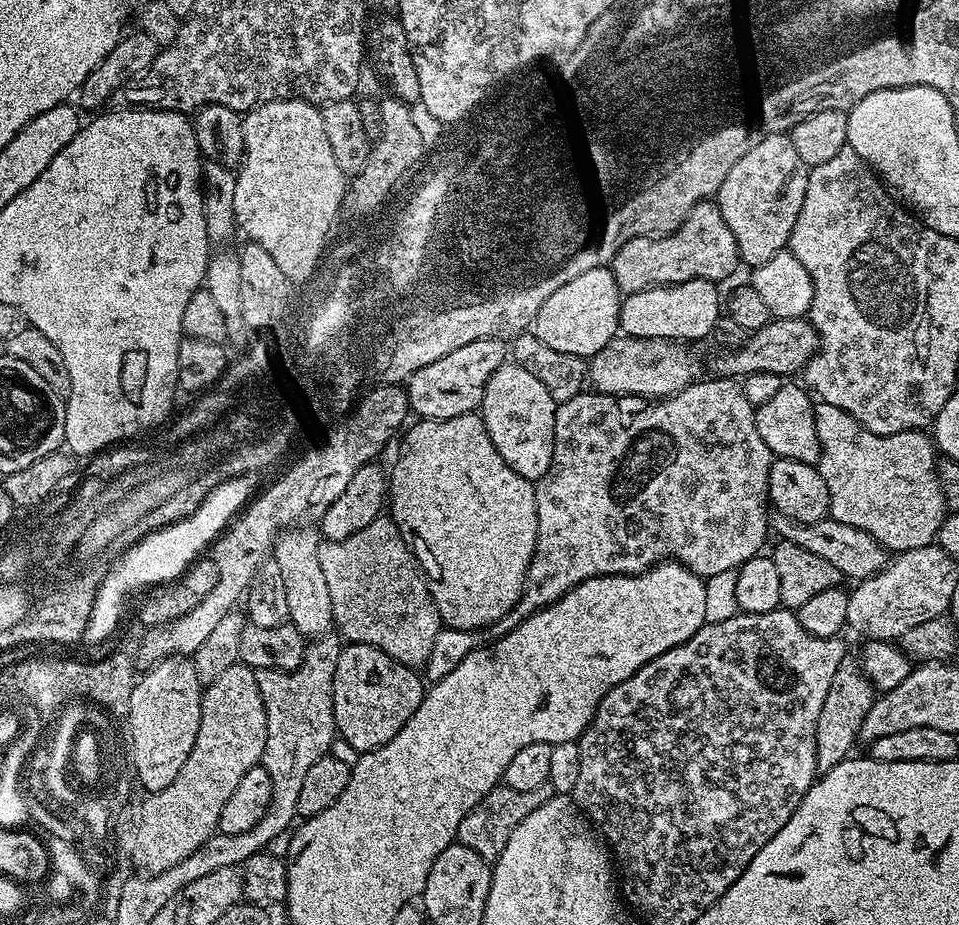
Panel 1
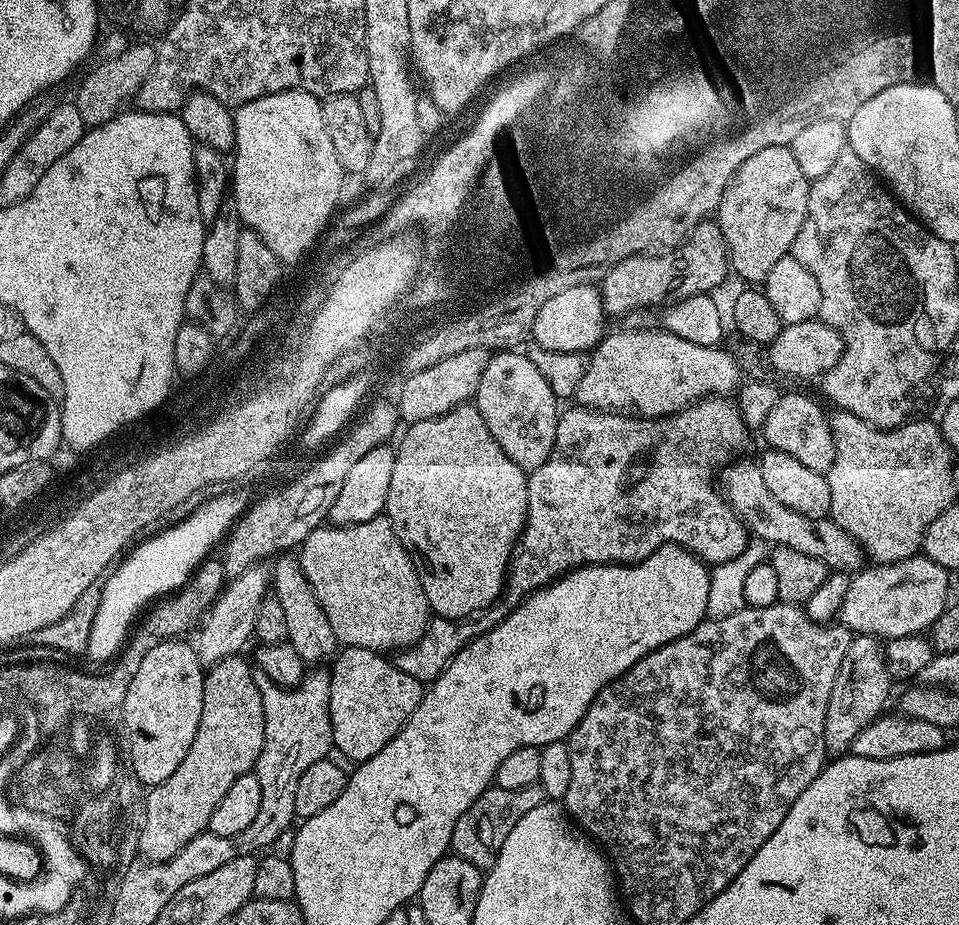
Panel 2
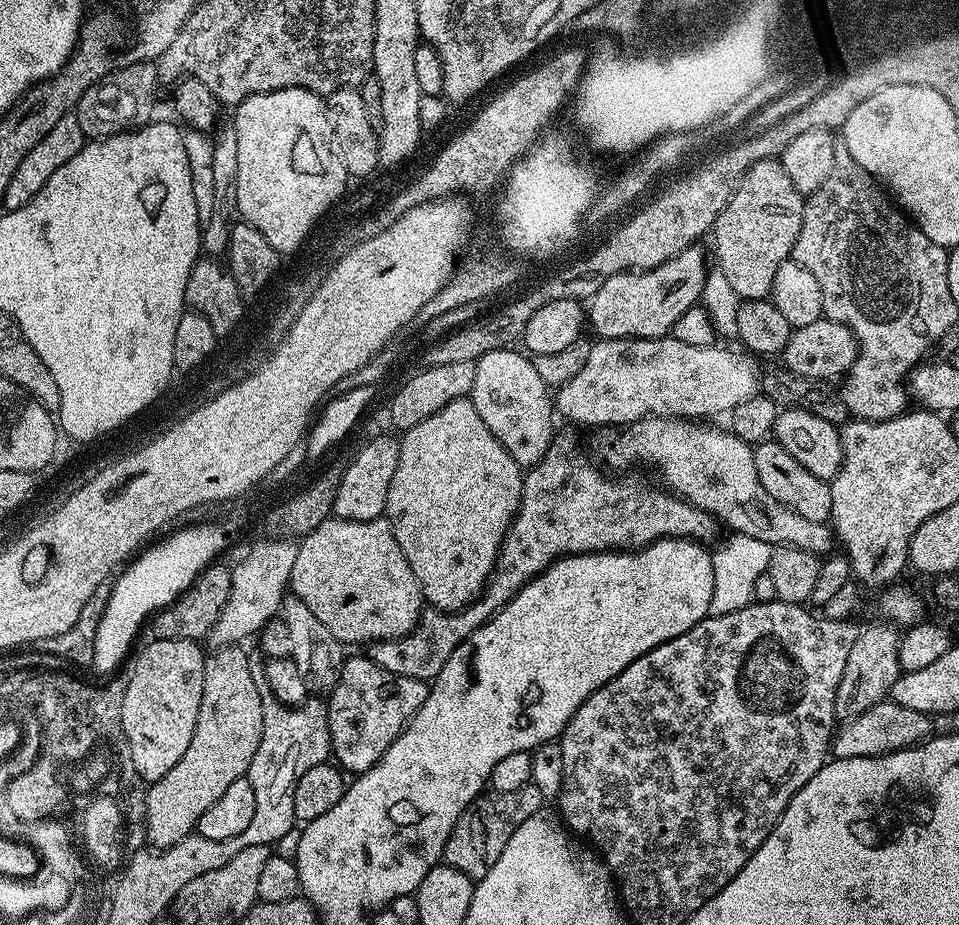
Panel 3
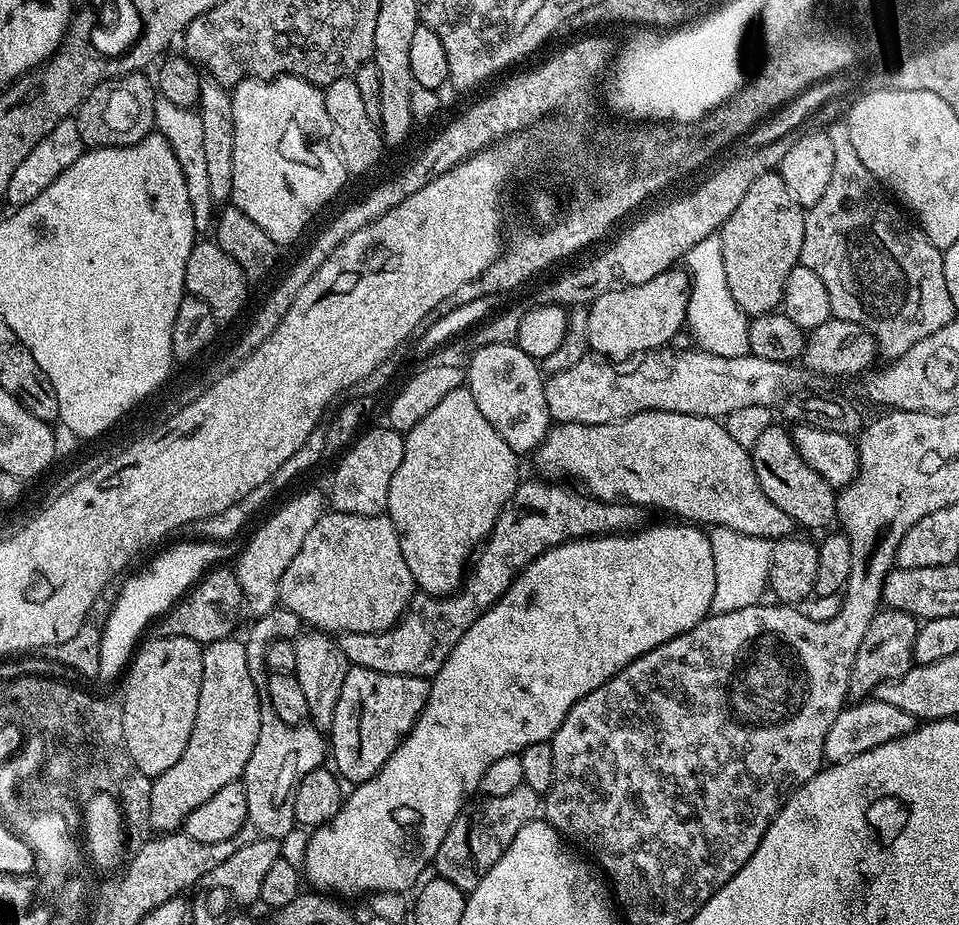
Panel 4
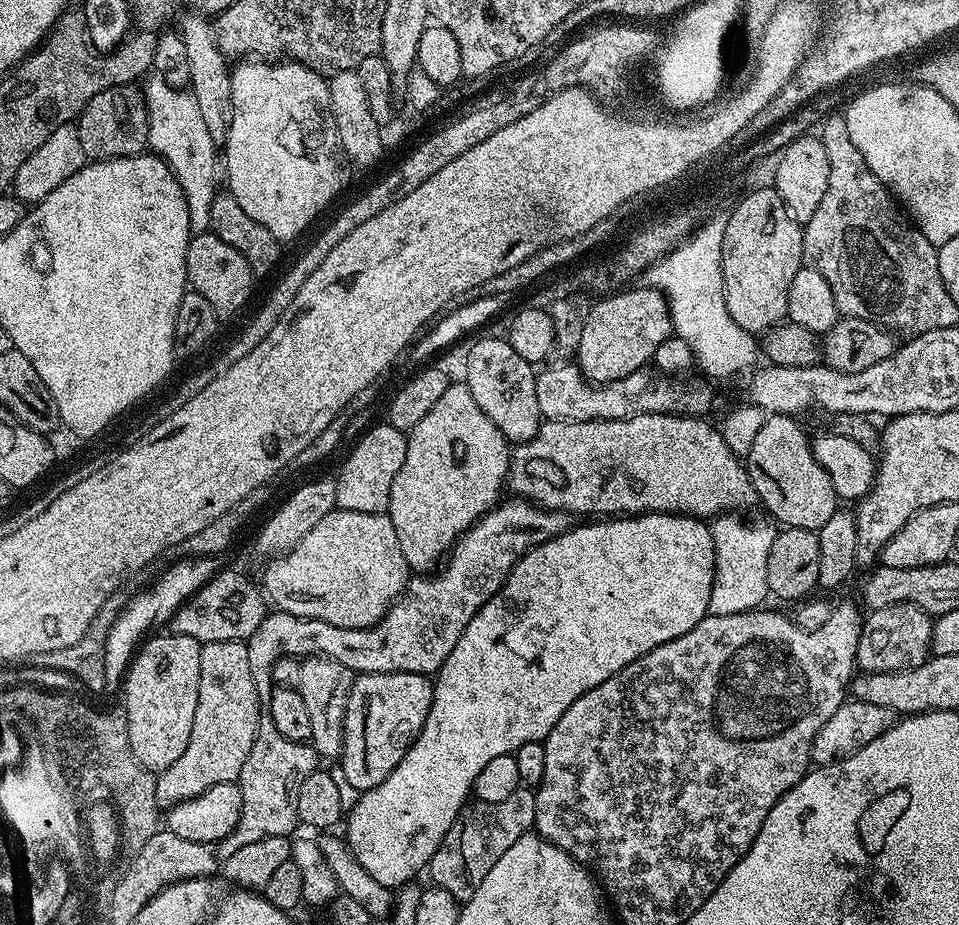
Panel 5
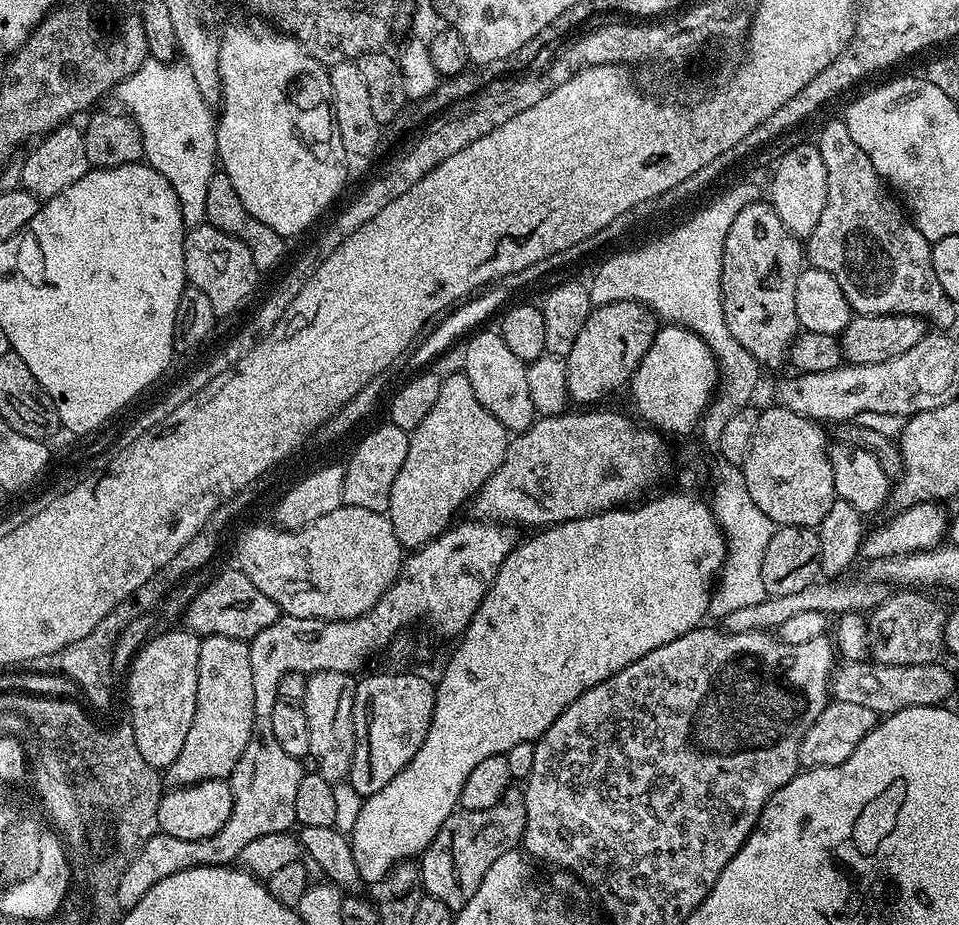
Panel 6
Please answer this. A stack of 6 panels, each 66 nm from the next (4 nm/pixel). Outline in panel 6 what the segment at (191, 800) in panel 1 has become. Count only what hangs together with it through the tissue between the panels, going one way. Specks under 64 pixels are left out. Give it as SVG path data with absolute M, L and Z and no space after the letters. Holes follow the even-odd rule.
M203 637L198 654L198 698L194 706L194 722L190 722L190 731L178 758L174 758L172 765L163 773L163 783L185 788L187 784L203 780L231 777L255 727L254 677L250 674L248 644L238 638Z

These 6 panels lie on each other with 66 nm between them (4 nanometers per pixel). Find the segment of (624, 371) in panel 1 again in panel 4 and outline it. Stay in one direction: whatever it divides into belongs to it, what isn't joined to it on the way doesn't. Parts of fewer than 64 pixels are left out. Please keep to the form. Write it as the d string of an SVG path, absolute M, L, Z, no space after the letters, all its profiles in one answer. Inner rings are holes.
M665 346L655 352L643 353L636 362L640 364L633 363L629 372L615 372L611 363L600 358L585 358L566 370L549 375L544 385L548 412L558 424L609 424L650 410L725 418L732 411L742 410L743 407L772 408L779 400L794 395L810 379L809 373L795 363L770 362L751 354L742 357L718 357L701 350L675 352L674 349L675 347Z

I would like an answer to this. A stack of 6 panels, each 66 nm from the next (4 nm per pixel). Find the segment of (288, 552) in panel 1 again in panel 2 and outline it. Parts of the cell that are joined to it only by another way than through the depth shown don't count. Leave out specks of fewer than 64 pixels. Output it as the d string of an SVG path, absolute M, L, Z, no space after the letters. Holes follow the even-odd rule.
M284 554L276 561L276 572L274 568L274 594L280 602L282 602L282 611L286 614L286 630L288 631L287 643L291 644L294 650L298 650L298 654L303 658L305 665L320 666L325 662L331 661L338 651L338 641L334 630L330 630L330 618L326 618L326 610L322 608L314 590L310 586L310 582L306 578L306 574L300 568L299 559Z

